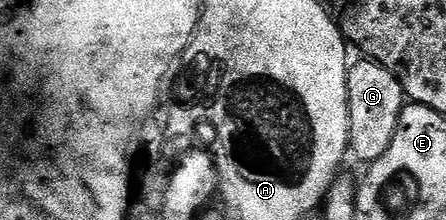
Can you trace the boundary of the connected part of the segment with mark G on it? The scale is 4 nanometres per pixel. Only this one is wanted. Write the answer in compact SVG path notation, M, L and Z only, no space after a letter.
M358 58L346 70L348 90L348 149L351 157L373 162L388 150L404 107L404 93L400 82L387 68L369 58Z

